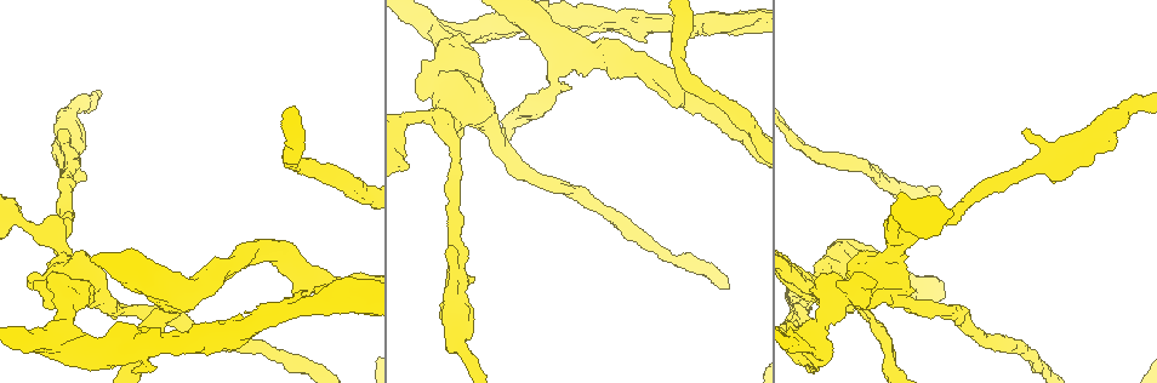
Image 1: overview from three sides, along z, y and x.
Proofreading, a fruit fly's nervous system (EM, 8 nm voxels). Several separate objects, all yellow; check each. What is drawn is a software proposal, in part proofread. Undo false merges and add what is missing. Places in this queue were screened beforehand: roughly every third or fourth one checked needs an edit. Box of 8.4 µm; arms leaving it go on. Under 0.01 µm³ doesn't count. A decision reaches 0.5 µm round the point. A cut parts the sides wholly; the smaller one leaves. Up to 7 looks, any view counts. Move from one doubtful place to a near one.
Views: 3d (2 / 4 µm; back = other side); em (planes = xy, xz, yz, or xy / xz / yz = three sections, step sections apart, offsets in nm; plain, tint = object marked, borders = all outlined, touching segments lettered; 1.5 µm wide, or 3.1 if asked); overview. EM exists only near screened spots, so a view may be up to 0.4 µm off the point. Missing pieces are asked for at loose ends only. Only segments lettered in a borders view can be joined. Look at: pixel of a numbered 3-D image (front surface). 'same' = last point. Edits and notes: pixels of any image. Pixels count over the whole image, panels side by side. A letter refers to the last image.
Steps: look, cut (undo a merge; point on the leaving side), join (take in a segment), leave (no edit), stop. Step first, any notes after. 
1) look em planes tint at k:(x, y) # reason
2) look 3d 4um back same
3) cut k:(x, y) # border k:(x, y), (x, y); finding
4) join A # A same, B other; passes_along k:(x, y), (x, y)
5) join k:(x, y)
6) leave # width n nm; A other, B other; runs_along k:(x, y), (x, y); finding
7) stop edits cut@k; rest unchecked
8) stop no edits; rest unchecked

look 3d 4um at 1:(225, 267) # abrupt turn

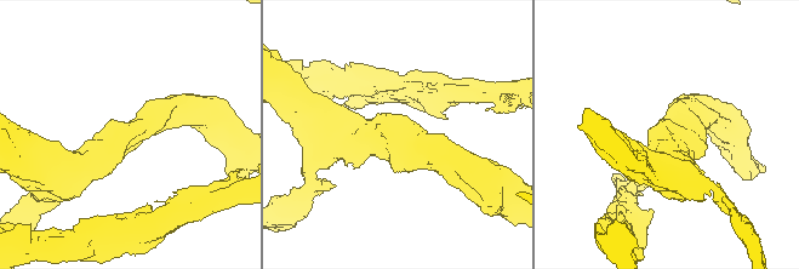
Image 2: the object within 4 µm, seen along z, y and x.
look em planes borders at 2:(128, 133) # need the tissue

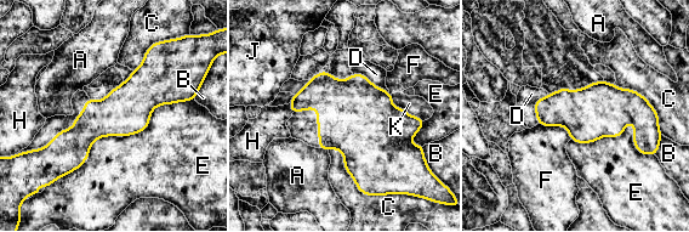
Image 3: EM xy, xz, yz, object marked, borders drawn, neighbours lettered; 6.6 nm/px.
leave # longest_contact E 550 nm; A other, B other, C other, D other, E other, F other, H other, J other, K other; border 3:(539, 123), (562, 125), (570, 139); continuous, no second cell

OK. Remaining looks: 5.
look 3d 4um at 1:(59, 239) # branch point

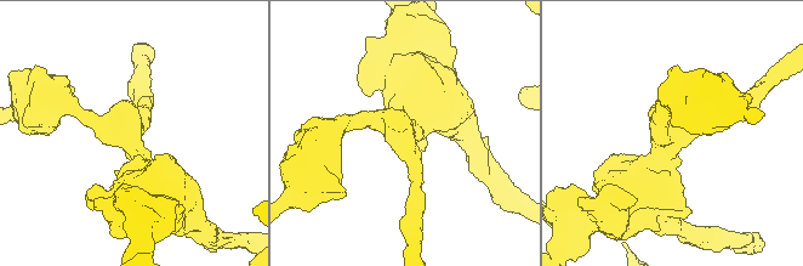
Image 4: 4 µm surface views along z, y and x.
look em xz step 8 tint at 4:(130, 139) # need the tissue

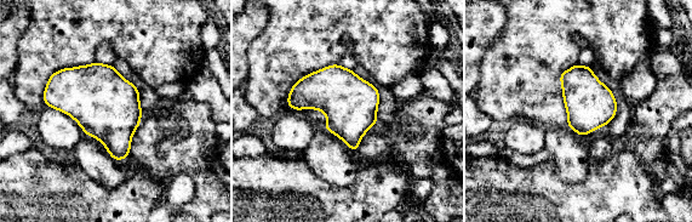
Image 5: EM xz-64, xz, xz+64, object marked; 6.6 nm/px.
look em xz step 8 borders same # see the neighbours

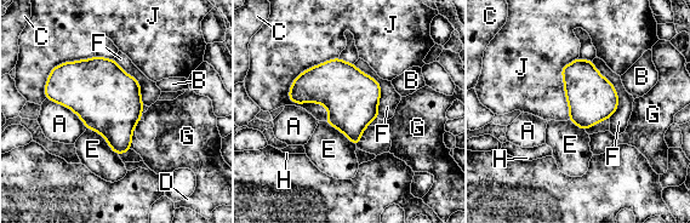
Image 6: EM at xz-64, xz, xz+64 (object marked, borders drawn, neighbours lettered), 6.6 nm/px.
leave # longest_contact J 440 nm; A other, B other, C other, D other, E other, F other, G other, H other, J other; all the same cell

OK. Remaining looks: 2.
stop no edits; rest unchecked

